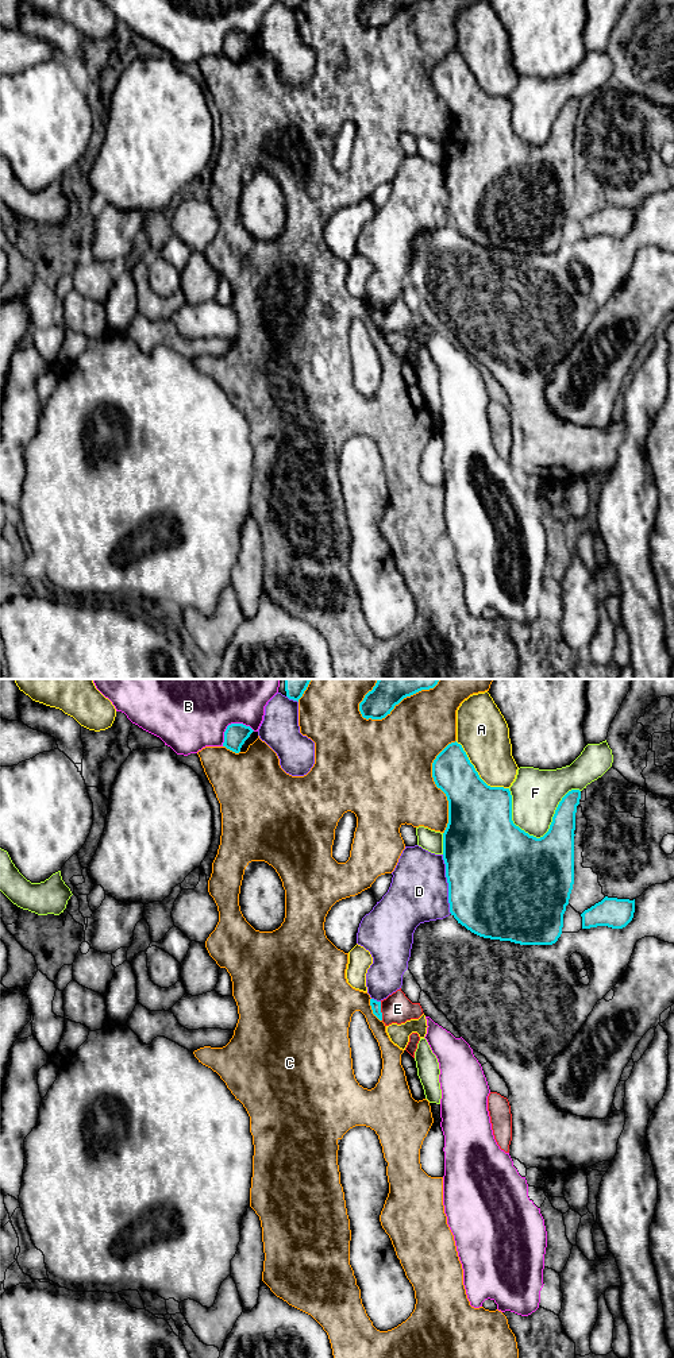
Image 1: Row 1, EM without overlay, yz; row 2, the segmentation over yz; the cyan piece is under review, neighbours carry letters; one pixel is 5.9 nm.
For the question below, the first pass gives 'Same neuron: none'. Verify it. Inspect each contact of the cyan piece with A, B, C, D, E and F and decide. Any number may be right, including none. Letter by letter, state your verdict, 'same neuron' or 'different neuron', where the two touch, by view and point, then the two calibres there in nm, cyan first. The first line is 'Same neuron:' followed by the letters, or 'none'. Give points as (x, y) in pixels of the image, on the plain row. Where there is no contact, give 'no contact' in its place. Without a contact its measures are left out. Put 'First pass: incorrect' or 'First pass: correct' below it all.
Same neuron: E
A: different neuron; meets cyan in yz at (477, 81); 360 nm thick on the cyan side, 300 nm on the other
B: different neuron; meets cyan in yz at (231, 33); 140 nm thick on the cyan side, 360 nm on the other
C: different neuron; meets cyan in yz at (436, 95); 300 nm thick on the cyan side, 460 nm on the other
D: different neuron; meets cyan in yz at (449, 193); 500 nm thick on the cyan side, 360 nm on the other
E: same neuron; meets cyan in yz at (380, 320); 60 nm thick on the cyan side, 180 nm on the other
F: different neuron; meets cyan in yz at (551, 132); 320 nm thick on the cyan side, 280 nm on the other
First pass: incorrect

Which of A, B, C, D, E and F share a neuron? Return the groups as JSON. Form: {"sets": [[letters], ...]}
{"sets": [["A"], ["B"], ["C"], ["D"], ["E"], ["F"]]}

